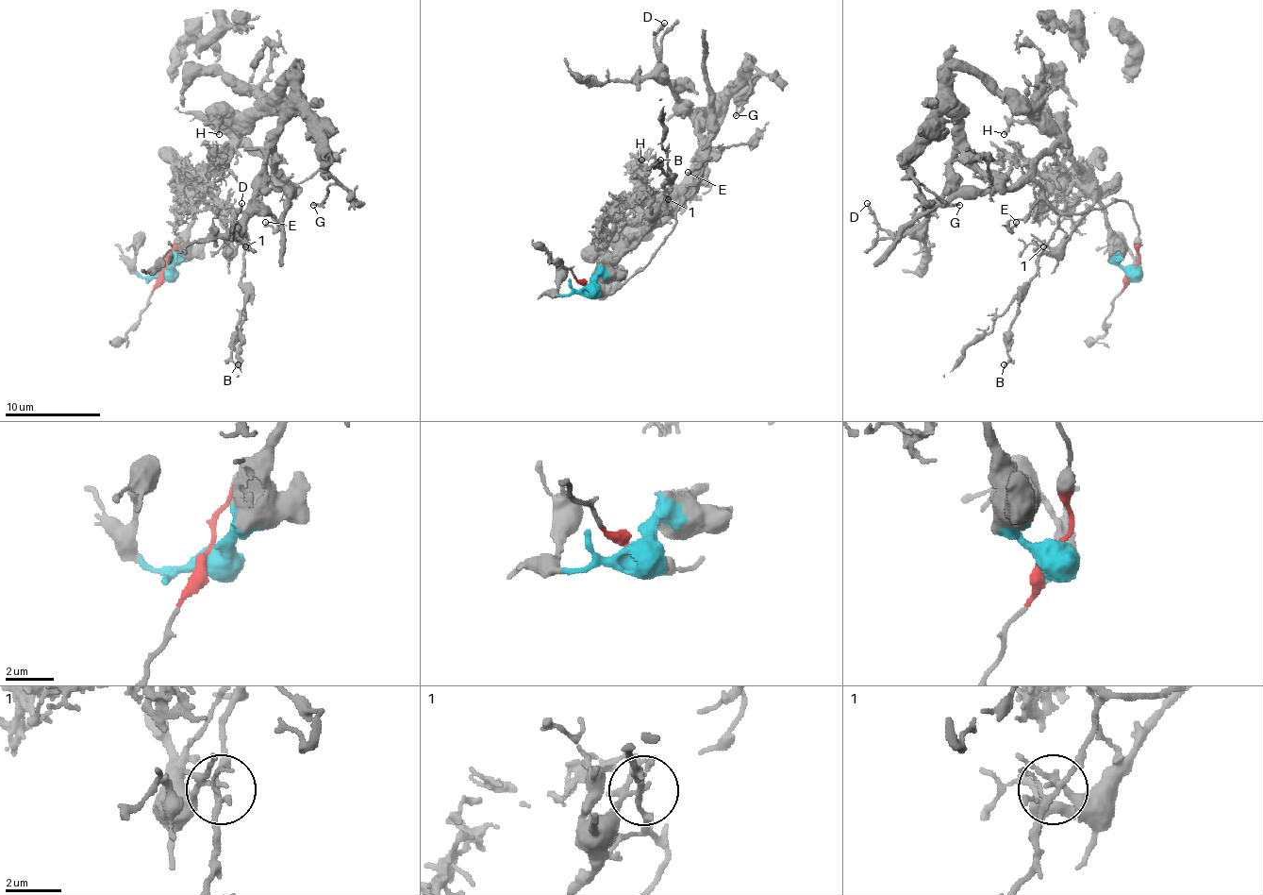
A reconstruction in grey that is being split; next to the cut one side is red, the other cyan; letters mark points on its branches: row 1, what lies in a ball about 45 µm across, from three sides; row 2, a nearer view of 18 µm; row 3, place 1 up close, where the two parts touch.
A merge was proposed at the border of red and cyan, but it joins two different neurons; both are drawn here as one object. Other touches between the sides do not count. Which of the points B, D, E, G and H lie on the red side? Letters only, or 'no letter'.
B, E

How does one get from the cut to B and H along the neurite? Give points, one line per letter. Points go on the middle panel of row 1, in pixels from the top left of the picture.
B: (587, 289), (618, 289), (651, 258), (675, 219), (663, 186), (668, 177), (654, 164), (661, 160)
H: (587, 289), (596, 275), (644, 231), (658, 210), (644, 193), (641, 160)

